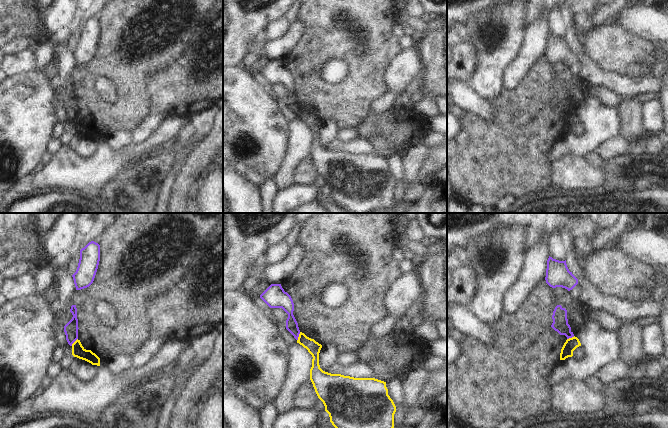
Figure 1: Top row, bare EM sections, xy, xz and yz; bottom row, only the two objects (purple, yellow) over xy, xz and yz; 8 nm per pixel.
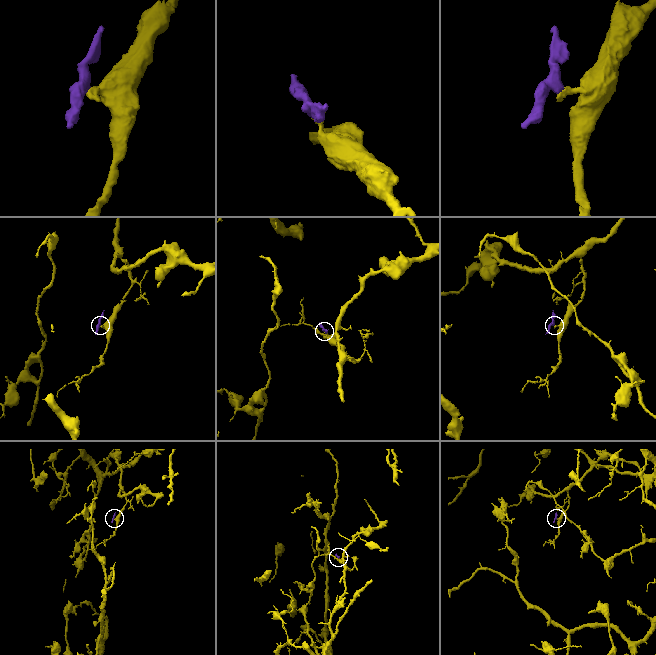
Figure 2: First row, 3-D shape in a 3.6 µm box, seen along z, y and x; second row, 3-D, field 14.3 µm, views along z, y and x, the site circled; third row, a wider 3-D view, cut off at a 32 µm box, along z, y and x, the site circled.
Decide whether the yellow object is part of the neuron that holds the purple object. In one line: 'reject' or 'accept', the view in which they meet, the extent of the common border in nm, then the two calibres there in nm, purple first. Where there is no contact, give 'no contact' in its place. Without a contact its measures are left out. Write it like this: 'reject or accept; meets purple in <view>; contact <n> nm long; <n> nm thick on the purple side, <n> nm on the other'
reject; meets purple in xz; contact 80 nm long; 100 nm thick on the purple side, 110 nm on the other

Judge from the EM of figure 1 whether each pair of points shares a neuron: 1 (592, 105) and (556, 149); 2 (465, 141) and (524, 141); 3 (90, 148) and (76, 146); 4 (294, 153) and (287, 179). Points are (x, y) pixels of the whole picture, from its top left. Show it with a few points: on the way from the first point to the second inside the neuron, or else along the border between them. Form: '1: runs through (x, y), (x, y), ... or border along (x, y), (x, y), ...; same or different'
1: runs through (592, 120), (592, 130), (578, 144), (571, 144); same
2: runs through (480, 141), (509, 141); same
3: runs through (87, 147), (79, 146); same
4: runs through (292, 159), (287, 168), (287, 173); same

